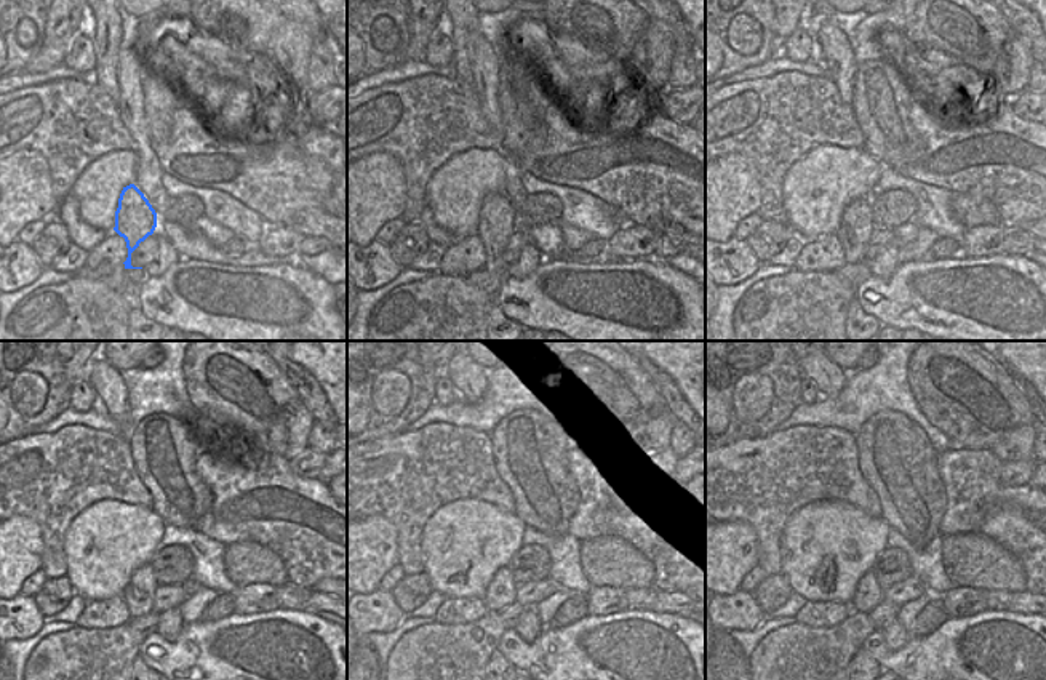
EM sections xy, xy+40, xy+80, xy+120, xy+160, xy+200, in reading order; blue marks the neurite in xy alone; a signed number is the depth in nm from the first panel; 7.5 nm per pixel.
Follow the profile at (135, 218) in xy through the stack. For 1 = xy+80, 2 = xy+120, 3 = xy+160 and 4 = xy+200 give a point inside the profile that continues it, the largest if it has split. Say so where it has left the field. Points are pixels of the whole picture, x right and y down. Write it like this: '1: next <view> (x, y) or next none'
1: next xy+80 (856, 226)
2: next xy+120 (138, 596)
3: next xy+160 (501, 592)
4: next xy+200 (869, 594)

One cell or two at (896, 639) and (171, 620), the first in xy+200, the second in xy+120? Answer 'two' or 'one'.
one

